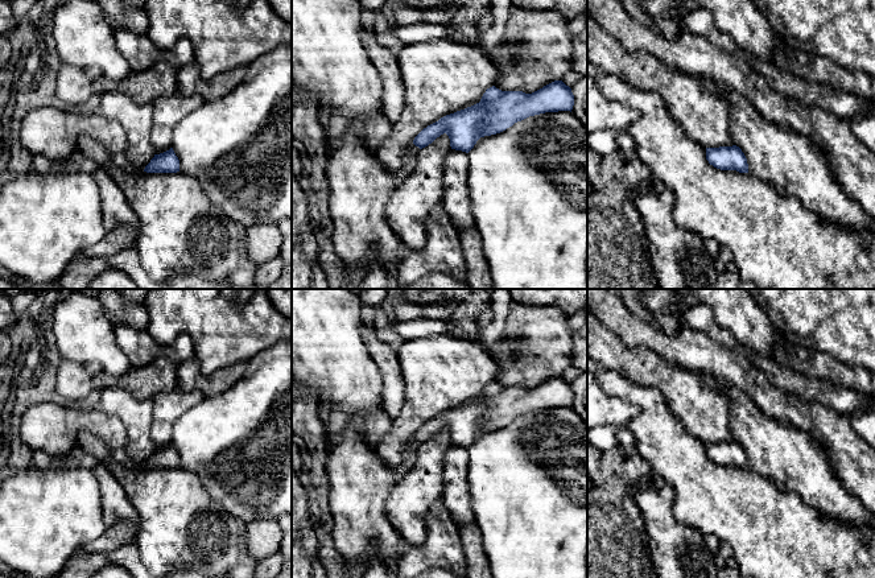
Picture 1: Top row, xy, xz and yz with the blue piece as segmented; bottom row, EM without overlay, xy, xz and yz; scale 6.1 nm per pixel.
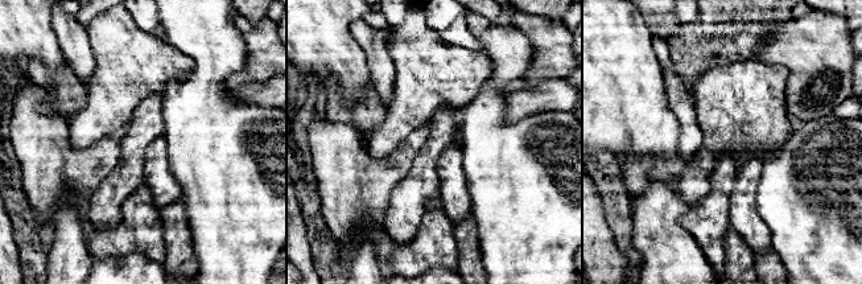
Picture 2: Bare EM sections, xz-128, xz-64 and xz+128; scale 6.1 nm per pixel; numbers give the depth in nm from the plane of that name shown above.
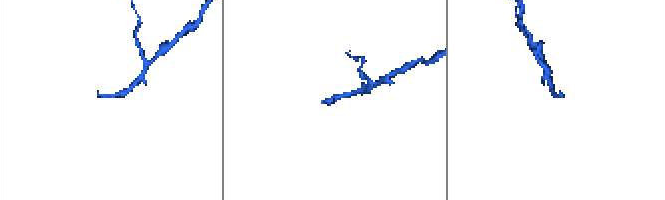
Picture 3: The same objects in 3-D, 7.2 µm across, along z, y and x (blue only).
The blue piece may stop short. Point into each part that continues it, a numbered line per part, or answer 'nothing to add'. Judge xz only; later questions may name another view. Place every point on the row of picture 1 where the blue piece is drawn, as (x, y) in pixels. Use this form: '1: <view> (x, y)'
1: xz (360, 186)

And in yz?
nothing to add

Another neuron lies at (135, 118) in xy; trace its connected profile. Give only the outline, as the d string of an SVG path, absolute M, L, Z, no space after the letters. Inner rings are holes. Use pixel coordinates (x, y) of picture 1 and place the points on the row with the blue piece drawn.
M112 90L102 94L99 113L123 127L127 135L124 156L135 172L144 172L156 154L150 140L153 103L139 103L128 94Z

